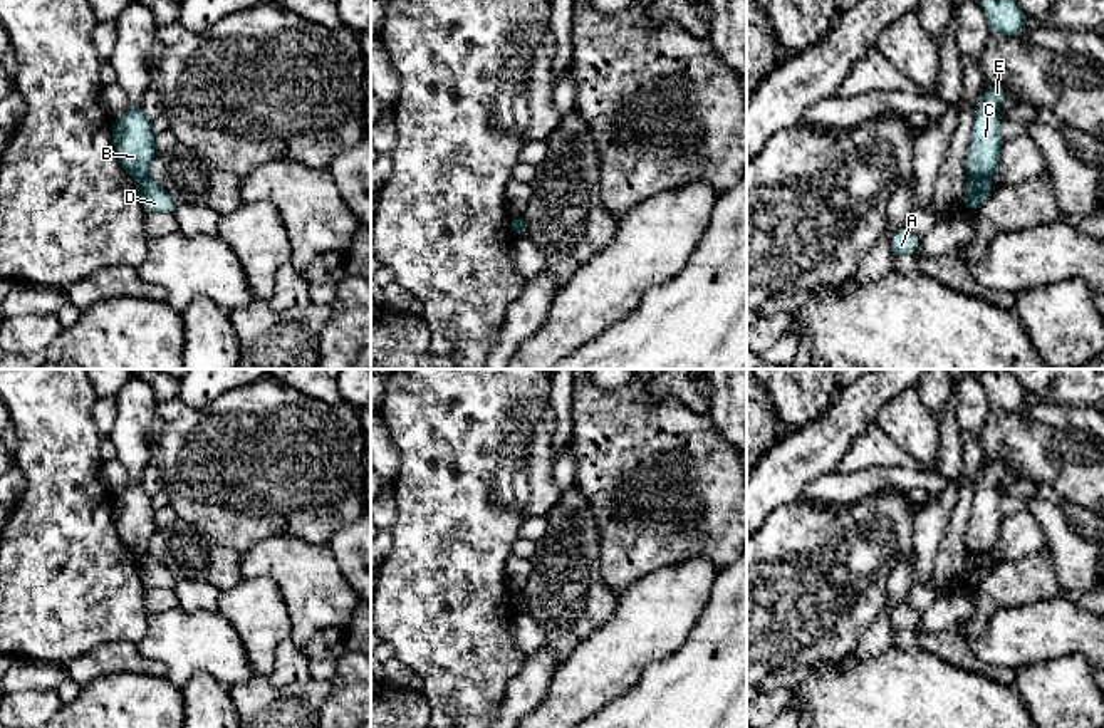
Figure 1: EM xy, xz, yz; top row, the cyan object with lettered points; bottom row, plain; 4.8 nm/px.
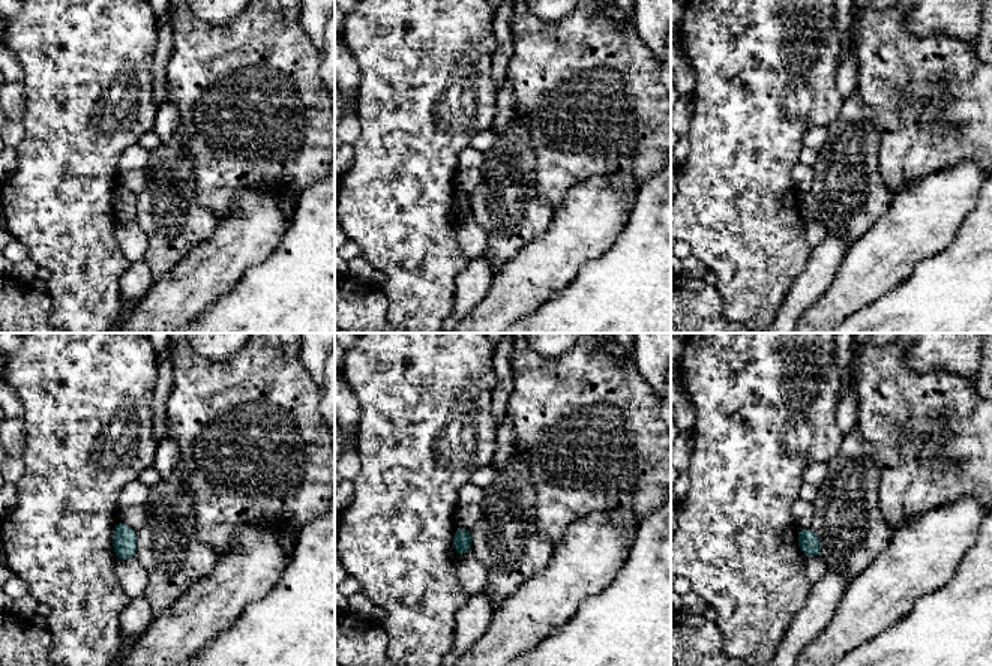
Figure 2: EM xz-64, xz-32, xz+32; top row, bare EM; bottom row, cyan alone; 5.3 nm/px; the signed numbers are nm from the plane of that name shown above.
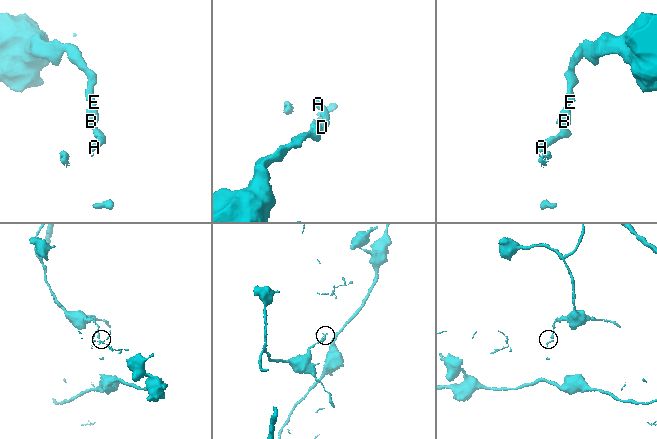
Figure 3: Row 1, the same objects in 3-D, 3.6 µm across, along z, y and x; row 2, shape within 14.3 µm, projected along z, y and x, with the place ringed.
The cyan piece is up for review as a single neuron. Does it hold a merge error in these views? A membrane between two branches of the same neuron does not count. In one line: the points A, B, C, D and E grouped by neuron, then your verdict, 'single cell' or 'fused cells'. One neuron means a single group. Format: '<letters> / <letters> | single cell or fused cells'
A D / B C E | fused cells

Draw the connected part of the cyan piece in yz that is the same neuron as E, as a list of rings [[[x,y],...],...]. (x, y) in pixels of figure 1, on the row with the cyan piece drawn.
[[[988,86],[982,92],[982,104],[971,122],[971,136],[965,158],[965,173],[968,181],[988,181],[1000,163],[1002,121],[997,109],[1005,96],[1007,89],[1003,86]]]

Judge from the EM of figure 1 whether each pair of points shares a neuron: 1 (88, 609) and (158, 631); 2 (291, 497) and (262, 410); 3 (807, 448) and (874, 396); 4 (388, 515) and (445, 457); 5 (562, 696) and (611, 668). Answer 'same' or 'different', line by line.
1: different
2: same
3: same
4: different
5: same

